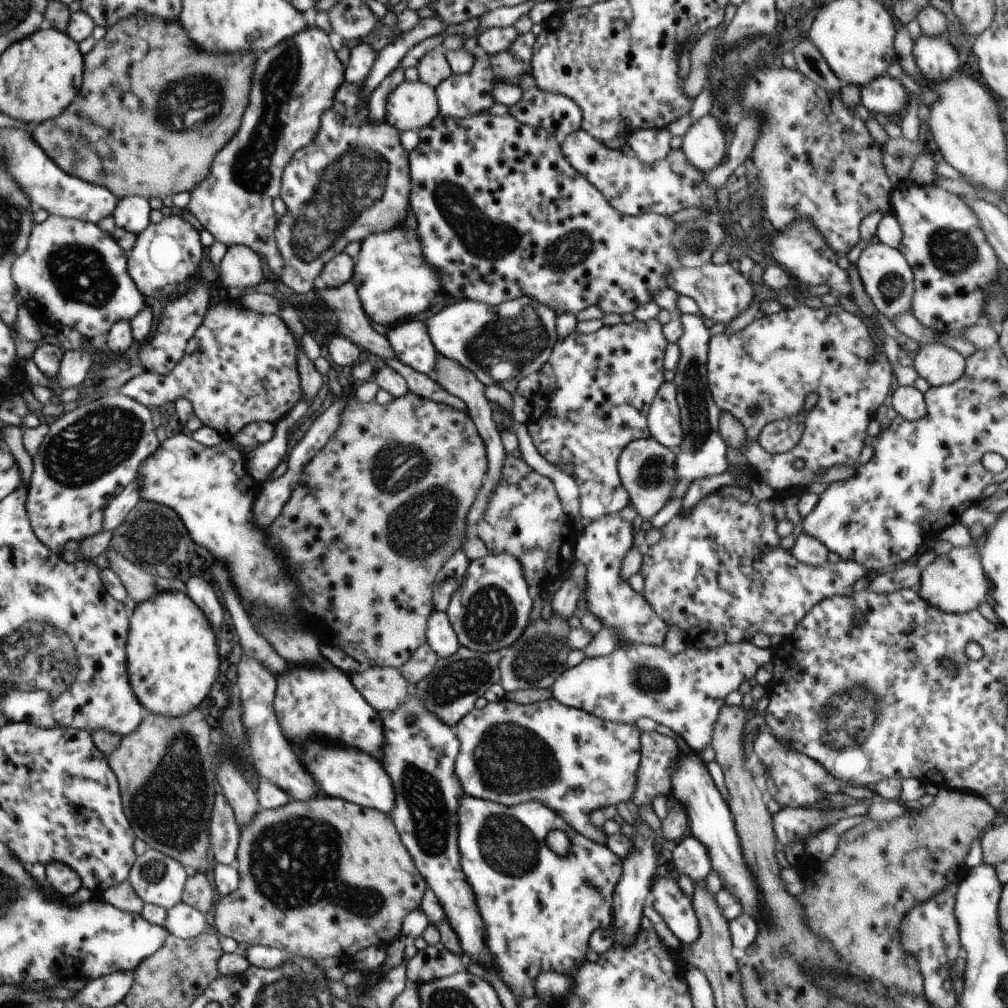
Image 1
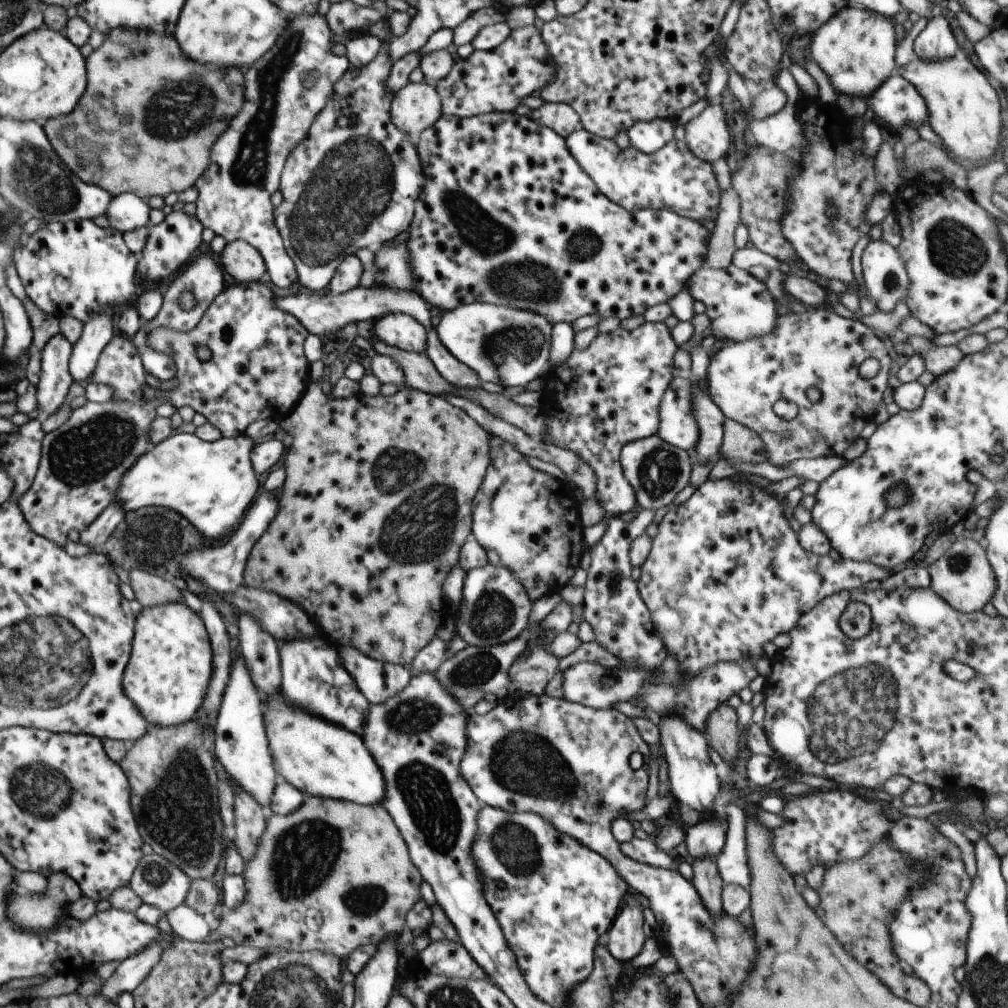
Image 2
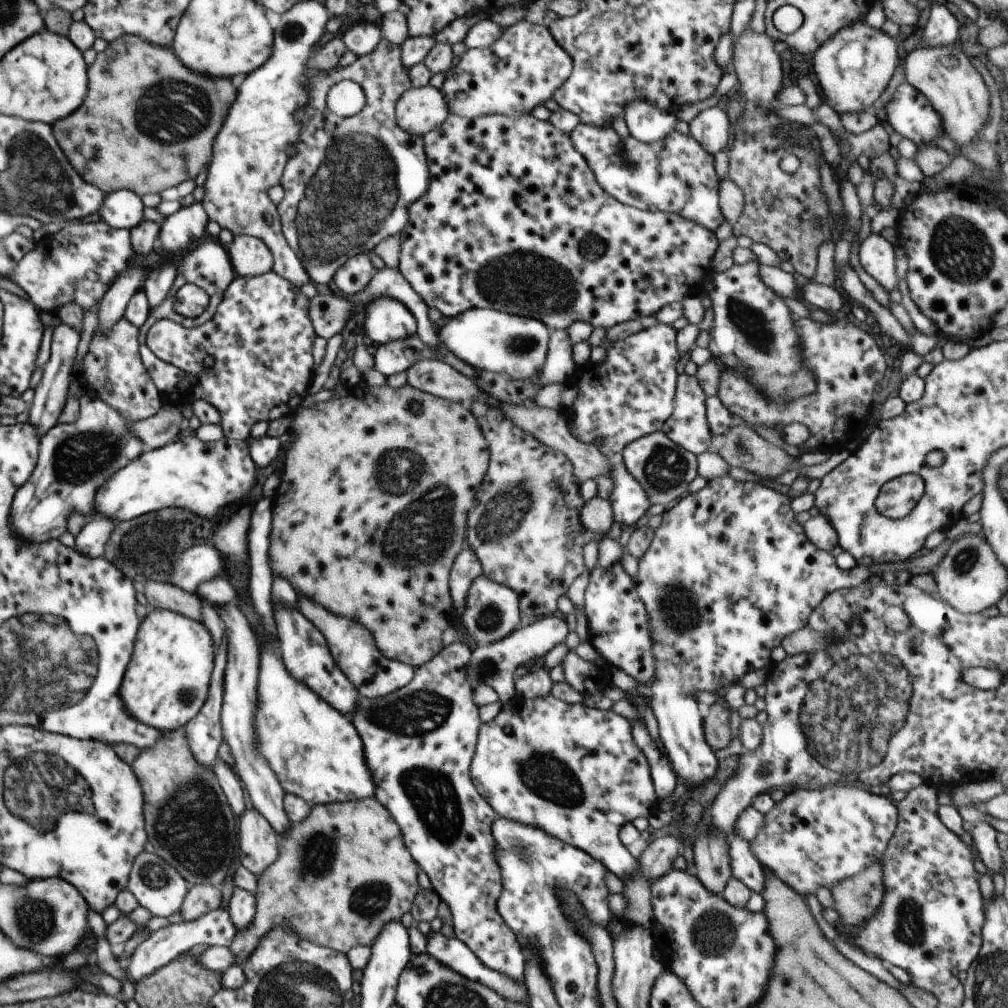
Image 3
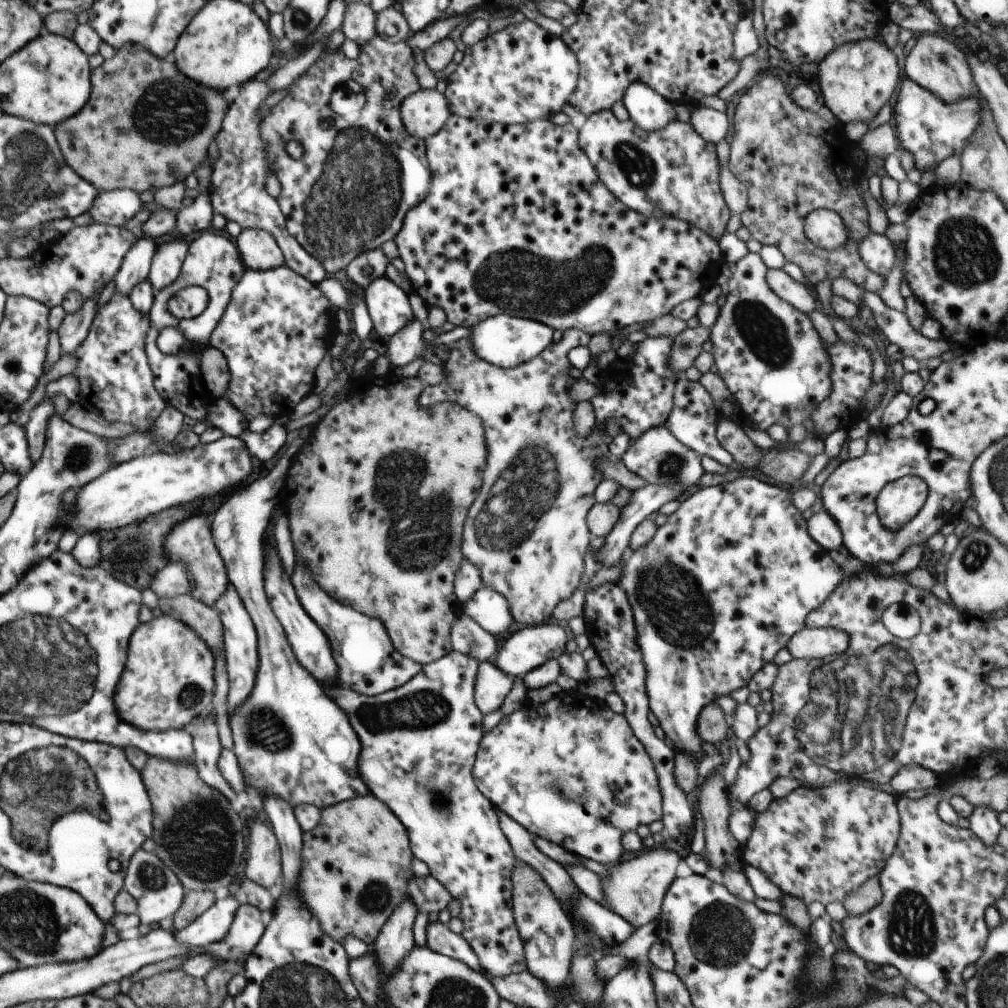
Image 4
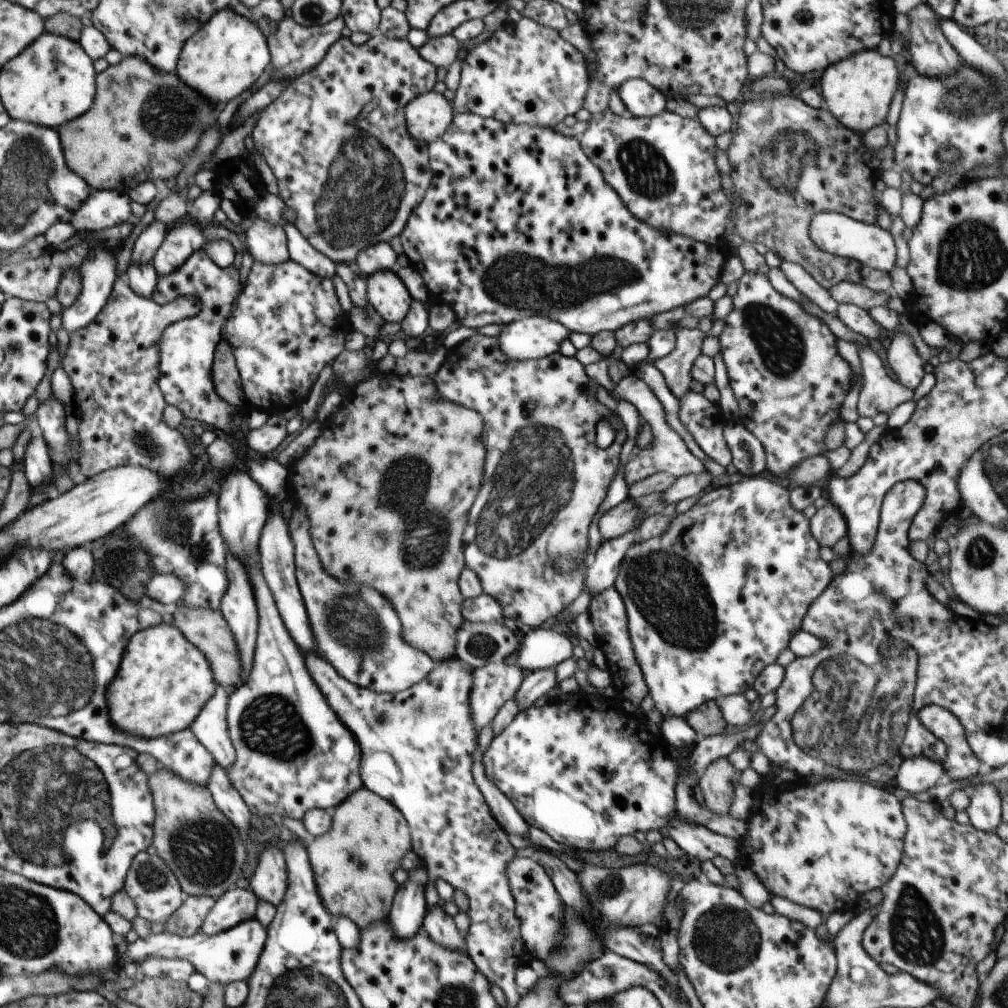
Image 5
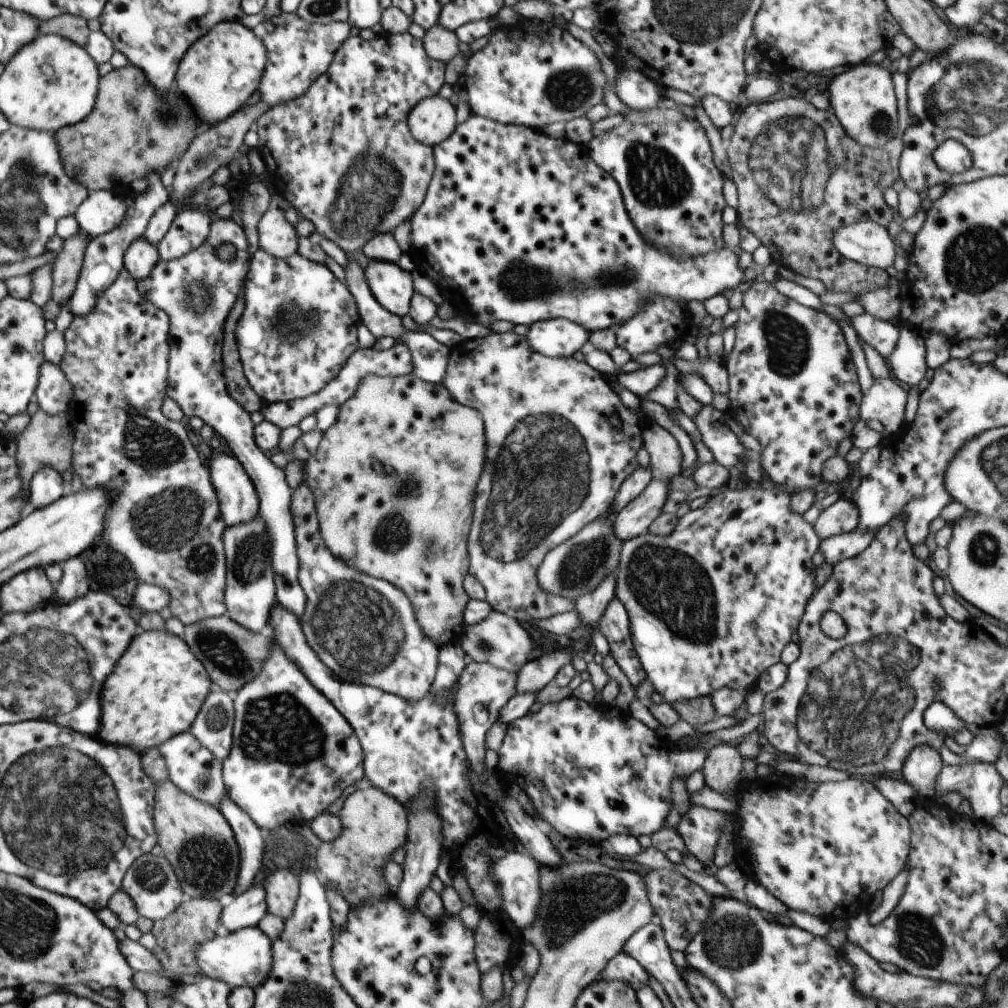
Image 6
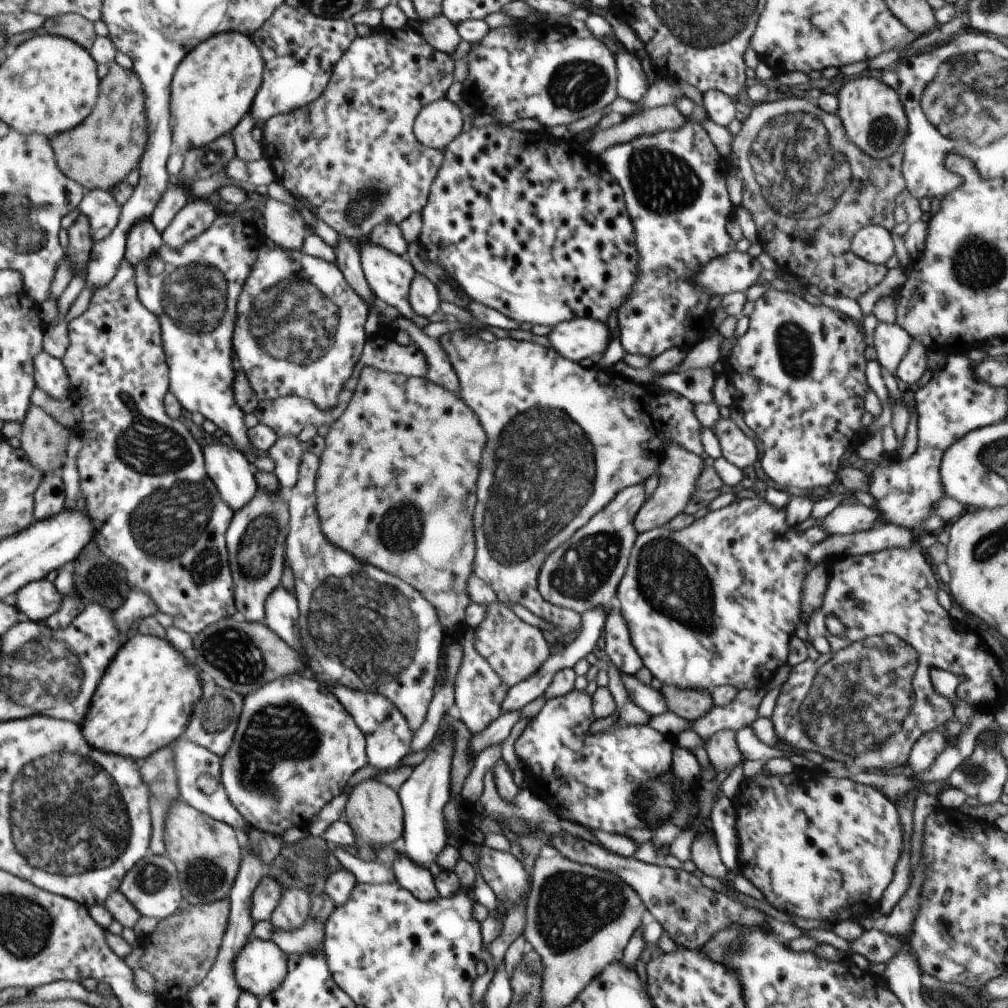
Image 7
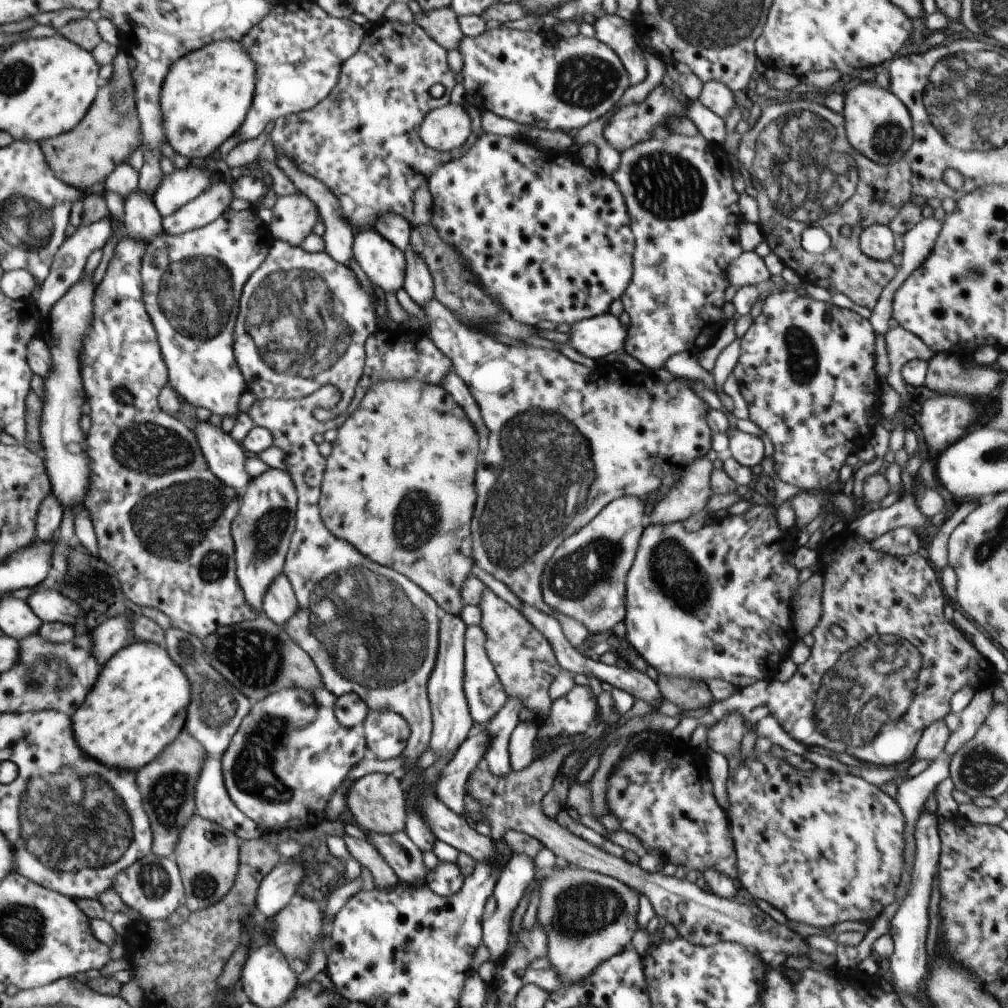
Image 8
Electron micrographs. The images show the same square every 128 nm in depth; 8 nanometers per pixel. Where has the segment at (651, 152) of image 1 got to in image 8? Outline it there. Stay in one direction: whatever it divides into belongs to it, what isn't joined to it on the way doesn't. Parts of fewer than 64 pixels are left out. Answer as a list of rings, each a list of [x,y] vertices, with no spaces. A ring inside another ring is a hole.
[[[606,14],[594,22],[595,38],[616,52],[628,74],[629,86],[642,83],[646,78],[646,60],[644,52],[636,42],[639,35],[630,21],[620,16]]]

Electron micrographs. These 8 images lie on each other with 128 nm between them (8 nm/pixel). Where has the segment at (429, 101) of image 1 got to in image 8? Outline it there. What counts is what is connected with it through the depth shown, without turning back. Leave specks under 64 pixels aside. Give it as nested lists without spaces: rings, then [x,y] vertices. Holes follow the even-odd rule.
[[[449,103],[426,114],[419,136],[429,148],[453,153],[466,143],[471,132],[471,119],[463,105]]]

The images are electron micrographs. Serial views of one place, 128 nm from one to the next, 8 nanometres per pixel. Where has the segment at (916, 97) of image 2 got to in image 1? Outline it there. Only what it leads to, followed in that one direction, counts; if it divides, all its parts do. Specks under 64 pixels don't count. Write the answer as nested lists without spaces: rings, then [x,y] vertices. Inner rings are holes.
[[[878,77],[859,87],[861,104],[870,112],[882,112],[894,119],[900,118],[900,112],[909,104],[910,93],[896,78]]]

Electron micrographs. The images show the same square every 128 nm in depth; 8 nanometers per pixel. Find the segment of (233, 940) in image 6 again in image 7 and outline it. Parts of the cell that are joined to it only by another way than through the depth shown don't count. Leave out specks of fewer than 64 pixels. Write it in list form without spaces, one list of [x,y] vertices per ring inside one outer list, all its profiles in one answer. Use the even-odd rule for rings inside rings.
[[[252,934],[238,956],[234,956],[232,966],[238,987],[261,1000],[284,982],[288,957],[274,942]]]

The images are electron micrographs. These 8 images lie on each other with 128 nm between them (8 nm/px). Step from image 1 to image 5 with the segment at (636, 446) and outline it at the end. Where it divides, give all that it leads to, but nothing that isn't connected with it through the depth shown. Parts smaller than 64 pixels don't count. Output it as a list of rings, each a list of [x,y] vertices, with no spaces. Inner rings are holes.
[[[632,373],[622,378],[616,385],[615,391],[609,392],[610,395],[616,401],[624,399],[634,404],[641,420],[648,421],[653,430],[653,444],[642,449],[633,460],[628,461],[624,466],[624,480],[627,485],[633,485],[635,482],[648,478],[657,472],[672,474],[672,476],[678,478],[682,475],[698,474],[706,471],[704,463],[690,452],[680,435],[668,425],[660,400],[654,395],[646,382]]]

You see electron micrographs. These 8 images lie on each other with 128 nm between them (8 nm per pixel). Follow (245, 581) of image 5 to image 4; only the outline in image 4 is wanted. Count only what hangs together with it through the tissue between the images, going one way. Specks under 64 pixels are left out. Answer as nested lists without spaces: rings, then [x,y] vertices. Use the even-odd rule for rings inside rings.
[[[230,585],[228,591],[215,604],[214,609],[222,618],[225,630],[226,647],[224,647],[224,651],[226,670],[230,681],[227,714],[230,716],[234,711],[238,711],[243,706],[243,702],[252,692],[256,680],[259,665],[257,630],[234,585]]]

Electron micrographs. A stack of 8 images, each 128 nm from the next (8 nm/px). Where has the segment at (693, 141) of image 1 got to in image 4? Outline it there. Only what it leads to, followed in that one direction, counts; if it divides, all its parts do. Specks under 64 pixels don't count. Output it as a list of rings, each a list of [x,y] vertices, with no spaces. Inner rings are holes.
[[[698,106],[691,112],[690,123],[704,140],[718,144],[728,134],[728,116],[724,111],[717,111],[710,107]]]

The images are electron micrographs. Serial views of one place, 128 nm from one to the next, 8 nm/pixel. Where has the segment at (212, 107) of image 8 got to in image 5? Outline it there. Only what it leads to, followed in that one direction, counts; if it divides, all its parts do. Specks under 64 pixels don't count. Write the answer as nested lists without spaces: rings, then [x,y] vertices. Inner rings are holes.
[[[222,9],[184,43],[175,73],[219,110],[248,90],[269,66],[271,54],[267,37],[255,22],[230,9]]]

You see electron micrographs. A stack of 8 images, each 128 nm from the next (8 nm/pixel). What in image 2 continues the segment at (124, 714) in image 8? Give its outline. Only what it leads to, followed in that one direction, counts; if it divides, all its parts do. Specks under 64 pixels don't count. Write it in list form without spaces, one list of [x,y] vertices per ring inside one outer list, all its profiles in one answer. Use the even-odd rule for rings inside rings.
[[[166,603],[163,605],[154,605],[153,607],[140,608],[140,624],[136,624],[136,648],[132,648],[132,664],[128,665],[128,696],[132,696],[132,700],[136,700],[136,706],[144,718],[148,720],[150,725],[158,725],[161,727],[178,726],[192,720],[192,716],[197,714],[202,700],[207,696],[208,682],[211,682],[214,676],[214,666],[212,664],[212,647],[211,638],[208,638],[206,623],[203,617],[196,614],[190,607],[182,603]]]

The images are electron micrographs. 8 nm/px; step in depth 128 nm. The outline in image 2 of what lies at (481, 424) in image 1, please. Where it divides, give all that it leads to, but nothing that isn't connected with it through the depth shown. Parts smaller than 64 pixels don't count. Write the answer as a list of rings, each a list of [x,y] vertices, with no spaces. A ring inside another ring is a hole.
[[[374,283],[370,287],[358,285],[348,292],[332,295],[330,292],[314,292],[303,290],[296,295],[288,297],[275,296],[275,303],[298,320],[308,329],[309,334],[318,336],[330,336],[336,334],[346,326],[364,322],[364,320],[375,320],[388,313],[406,313],[415,318],[427,332],[425,352],[432,361],[438,373],[455,387],[465,389],[479,389],[480,378],[466,364],[460,362],[442,343],[437,335],[437,330],[432,326],[432,314],[434,310],[416,291],[401,291],[392,287],[385,287],[382,283]]]

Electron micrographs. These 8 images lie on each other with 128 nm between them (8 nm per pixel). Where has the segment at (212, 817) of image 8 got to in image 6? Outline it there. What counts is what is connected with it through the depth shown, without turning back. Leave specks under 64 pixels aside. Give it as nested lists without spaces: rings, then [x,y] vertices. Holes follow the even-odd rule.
[[[187,731],[160,744],[160,753],[166,758],[169,780],[174,781],[183,792],[202,800],[204,804],[212,804],[218,808],[220,800],[227,795],[226,782],[223,781],[223,764],[192,734]]]

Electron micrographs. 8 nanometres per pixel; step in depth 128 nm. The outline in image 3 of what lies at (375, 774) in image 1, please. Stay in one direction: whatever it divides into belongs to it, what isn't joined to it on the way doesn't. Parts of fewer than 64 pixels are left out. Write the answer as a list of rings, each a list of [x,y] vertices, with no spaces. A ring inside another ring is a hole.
[[[270,639],[264,643],[264,672],[259,672],[260,744],[264,744],[264,758],[275,772],[283,791],[300,797],[310,806],[374,797],[375,782],[367,767],[363,742],[350,716],[337,711],[300,680],[294,680],[278,652],[276,644]]]

